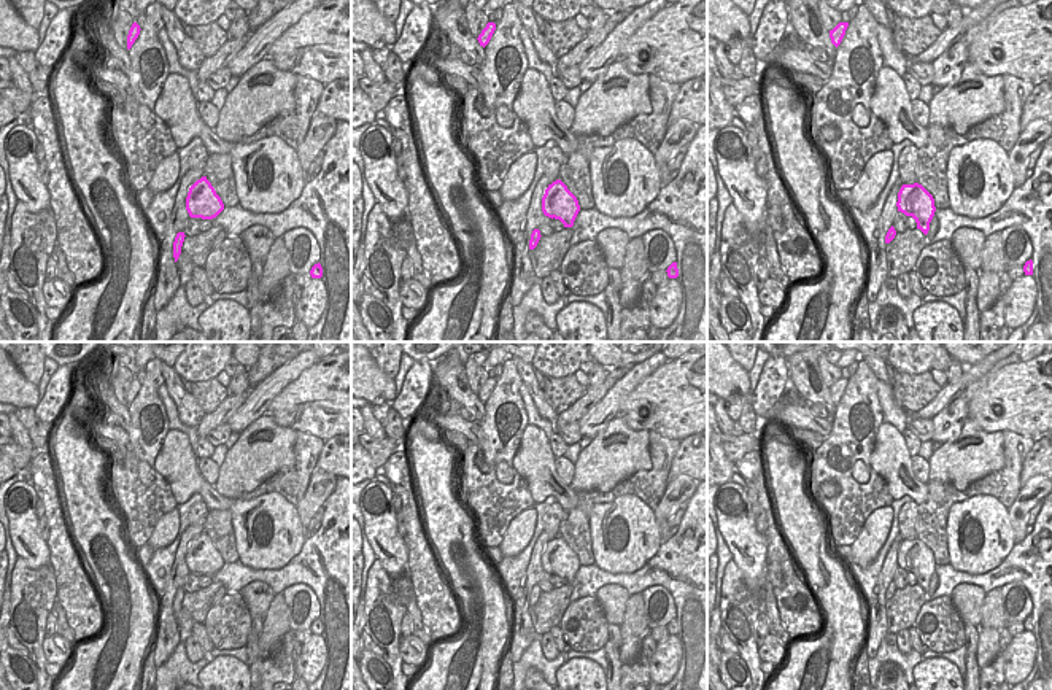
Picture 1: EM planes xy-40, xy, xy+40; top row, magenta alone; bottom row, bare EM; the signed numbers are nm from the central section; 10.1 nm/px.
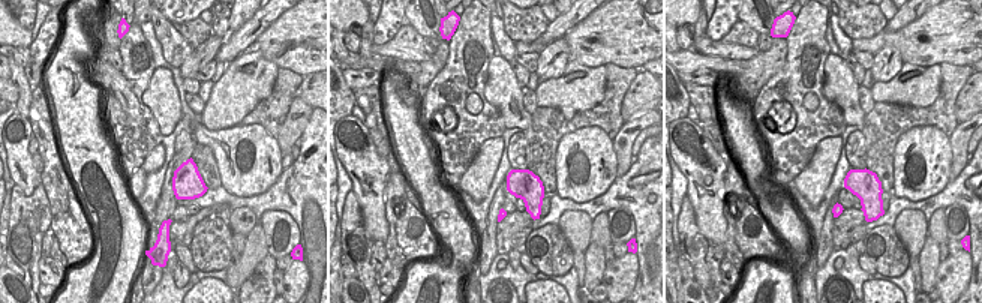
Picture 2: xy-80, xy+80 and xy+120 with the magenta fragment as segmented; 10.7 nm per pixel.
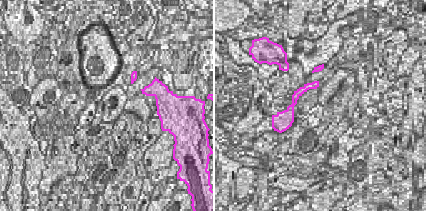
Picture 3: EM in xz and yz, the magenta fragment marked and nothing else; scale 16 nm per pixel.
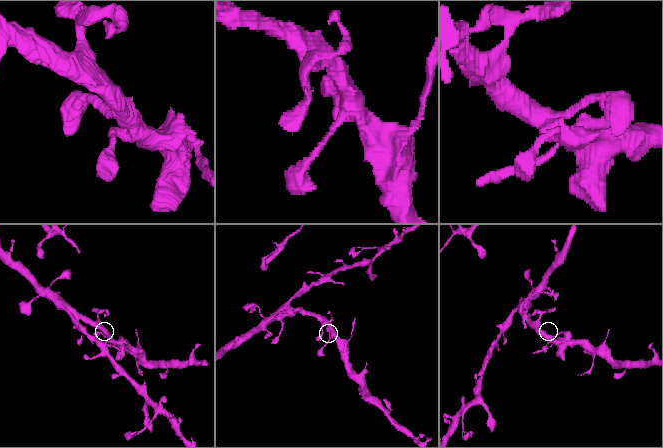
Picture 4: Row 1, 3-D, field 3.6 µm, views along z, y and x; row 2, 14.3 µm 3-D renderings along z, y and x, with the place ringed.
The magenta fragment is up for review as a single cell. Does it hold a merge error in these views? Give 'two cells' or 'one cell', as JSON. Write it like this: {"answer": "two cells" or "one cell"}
{"answer": "one cell"}

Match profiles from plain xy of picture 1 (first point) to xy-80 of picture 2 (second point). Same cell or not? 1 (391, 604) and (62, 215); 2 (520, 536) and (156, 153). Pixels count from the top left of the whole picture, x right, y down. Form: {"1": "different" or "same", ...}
{"1": "different", "2": "same"}

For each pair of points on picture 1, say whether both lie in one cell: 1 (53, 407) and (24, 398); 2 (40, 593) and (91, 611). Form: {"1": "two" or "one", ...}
{"1": "two", "2": "two"}

